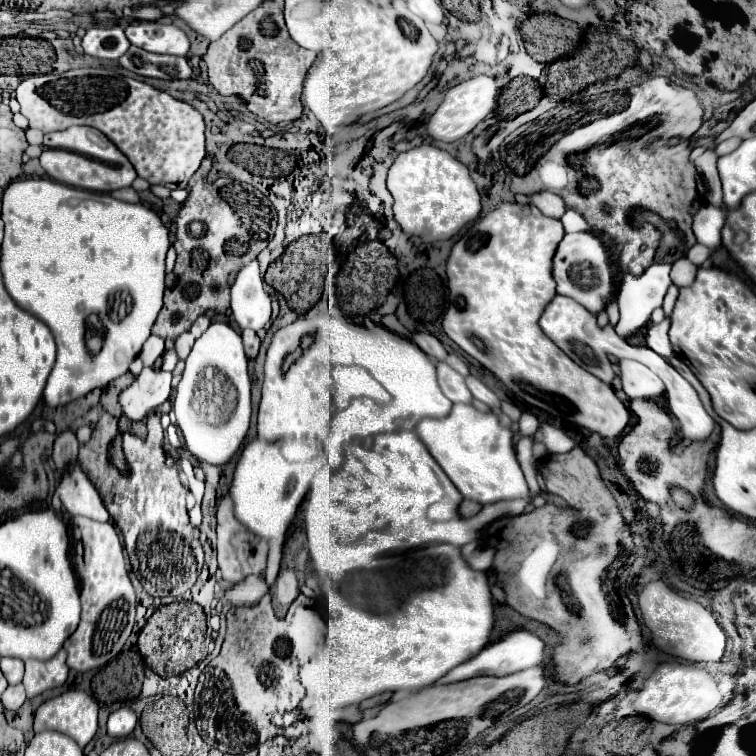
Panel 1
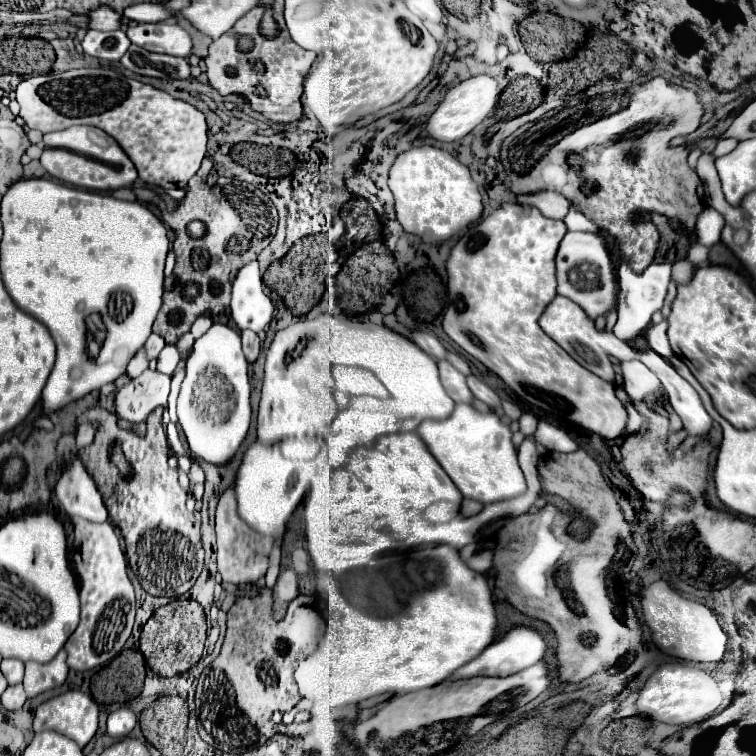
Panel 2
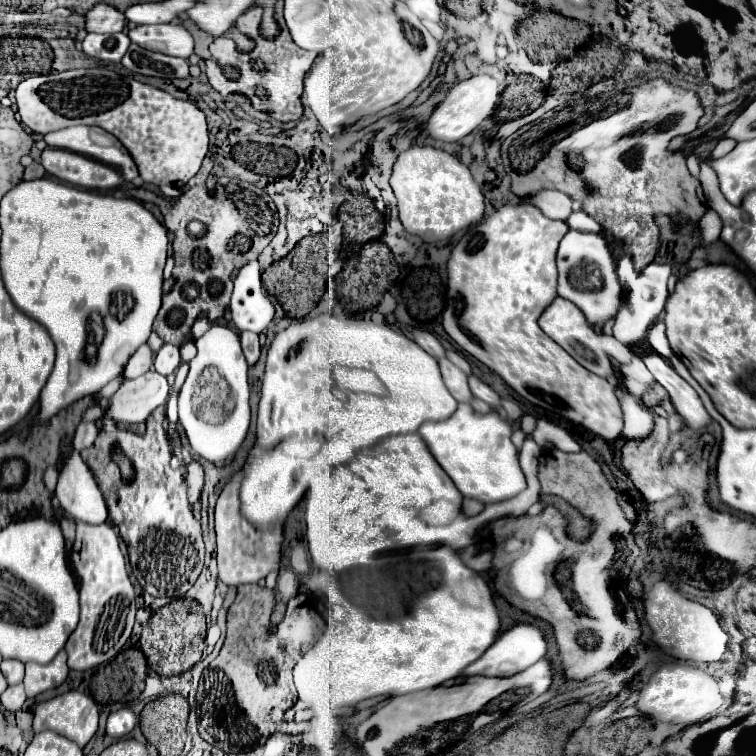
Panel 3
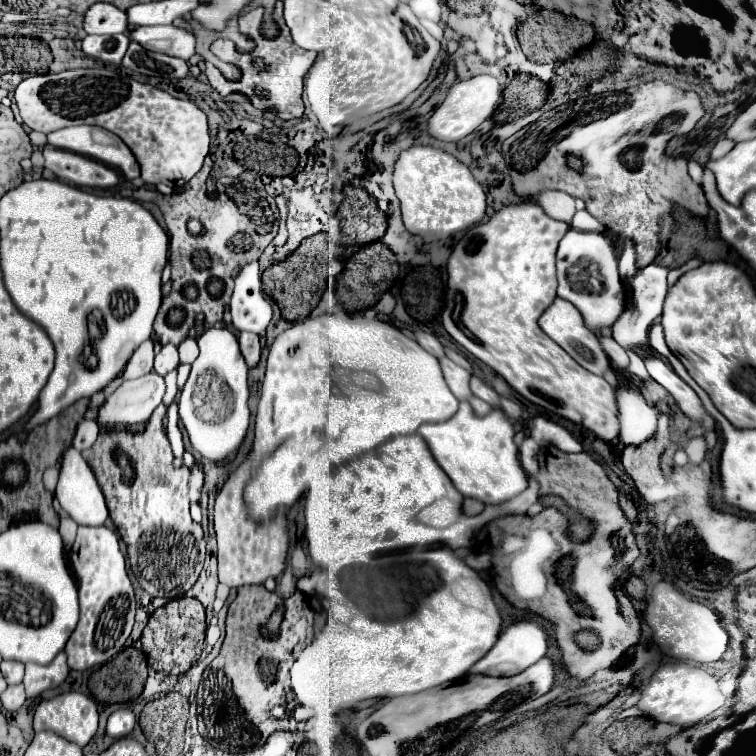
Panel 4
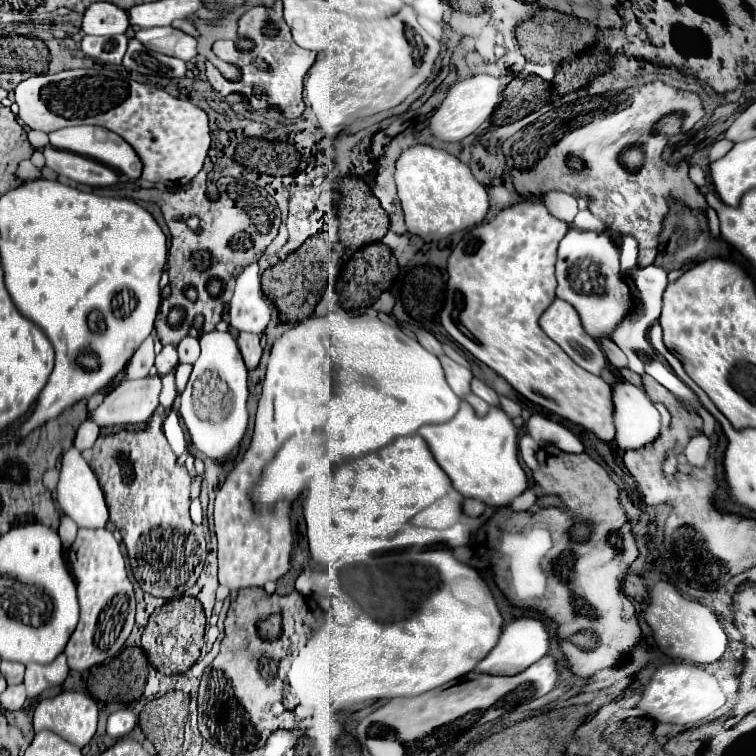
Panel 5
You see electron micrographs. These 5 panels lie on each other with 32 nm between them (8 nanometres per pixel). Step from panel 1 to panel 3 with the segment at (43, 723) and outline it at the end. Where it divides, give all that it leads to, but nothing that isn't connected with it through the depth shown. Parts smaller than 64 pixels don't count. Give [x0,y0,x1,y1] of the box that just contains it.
[34,692,98,748]

